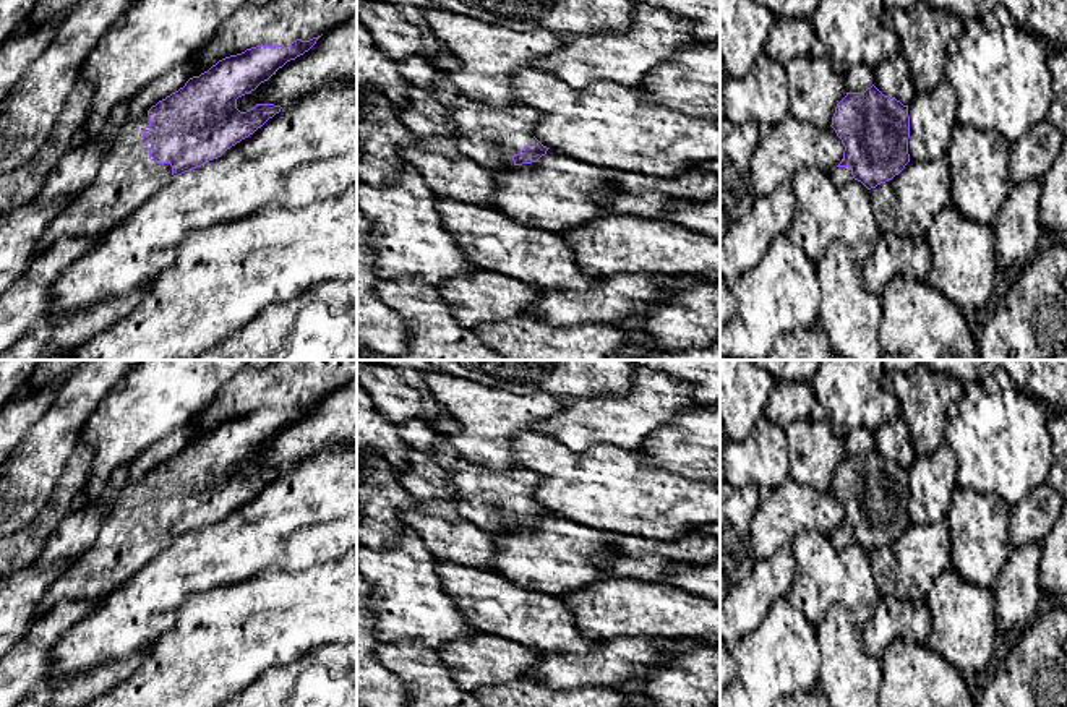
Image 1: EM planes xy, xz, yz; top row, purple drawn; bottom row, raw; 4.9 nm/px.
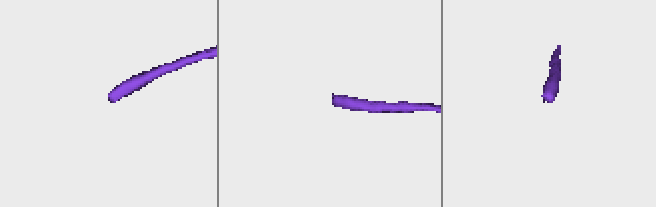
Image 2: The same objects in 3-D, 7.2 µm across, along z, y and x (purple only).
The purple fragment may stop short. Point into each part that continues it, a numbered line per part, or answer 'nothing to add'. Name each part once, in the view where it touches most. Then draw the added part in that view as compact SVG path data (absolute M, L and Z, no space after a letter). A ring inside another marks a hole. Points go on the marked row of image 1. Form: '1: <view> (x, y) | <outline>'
1: xy (127, 179) | M148 112L122 125L92 183L71 198L42 234L41 253L62 237L104 235L174 180L172 165L151 161L149 149L141 144L148 125Z

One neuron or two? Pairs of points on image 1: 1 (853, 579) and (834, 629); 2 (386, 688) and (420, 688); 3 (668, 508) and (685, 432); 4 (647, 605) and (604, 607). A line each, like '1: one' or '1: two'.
1: two
2: two
3: two
4: one

